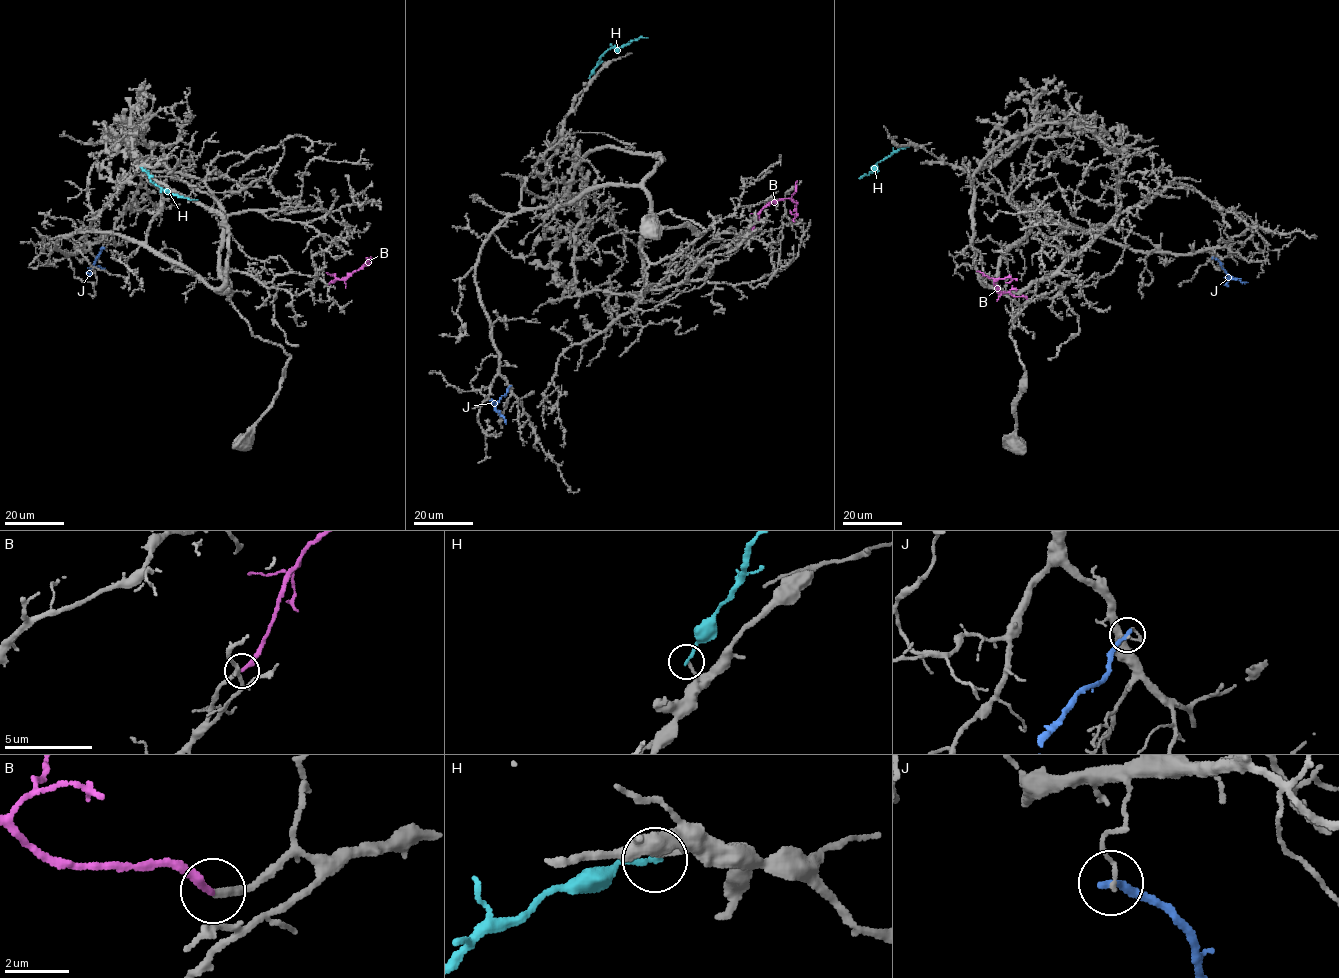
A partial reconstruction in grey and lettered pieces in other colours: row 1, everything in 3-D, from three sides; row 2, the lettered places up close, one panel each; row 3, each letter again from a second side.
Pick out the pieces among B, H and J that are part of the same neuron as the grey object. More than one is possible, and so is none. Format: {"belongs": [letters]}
{"belongs": ["B"]}

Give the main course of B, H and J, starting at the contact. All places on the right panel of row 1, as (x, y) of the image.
B: (1027, 298), (1001, 293), (994, 282), (1010, 278), (1006, 283)
H: (909, 145), (887, 156), (872, 171), (859, 178)
J: (1213, 257), (1231, 278), (1247, 283)

